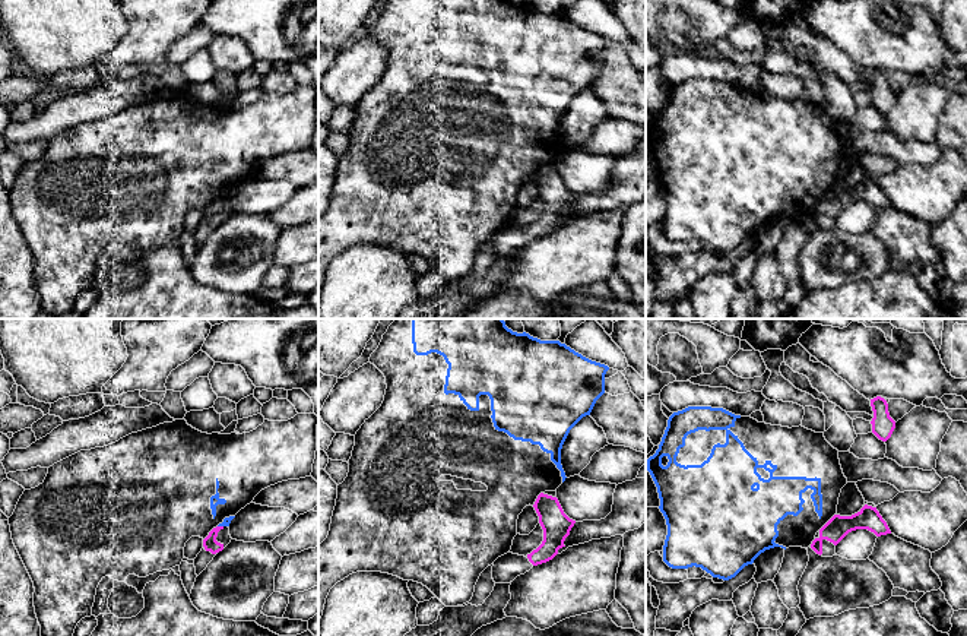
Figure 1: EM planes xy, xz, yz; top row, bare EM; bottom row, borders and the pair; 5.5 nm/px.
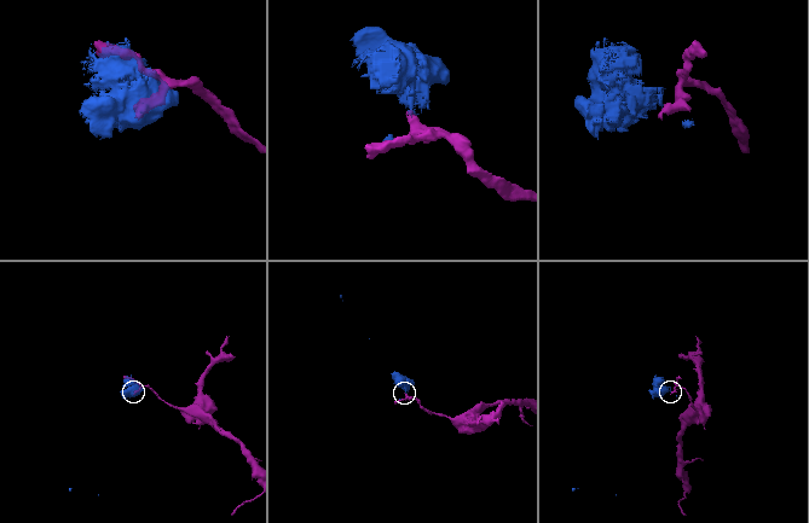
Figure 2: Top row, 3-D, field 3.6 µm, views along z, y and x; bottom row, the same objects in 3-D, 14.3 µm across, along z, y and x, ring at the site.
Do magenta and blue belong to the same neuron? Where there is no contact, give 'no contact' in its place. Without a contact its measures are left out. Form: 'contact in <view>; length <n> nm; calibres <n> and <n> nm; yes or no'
contact in xy; length 30 nm; calibres 80 and 50 nm; no

